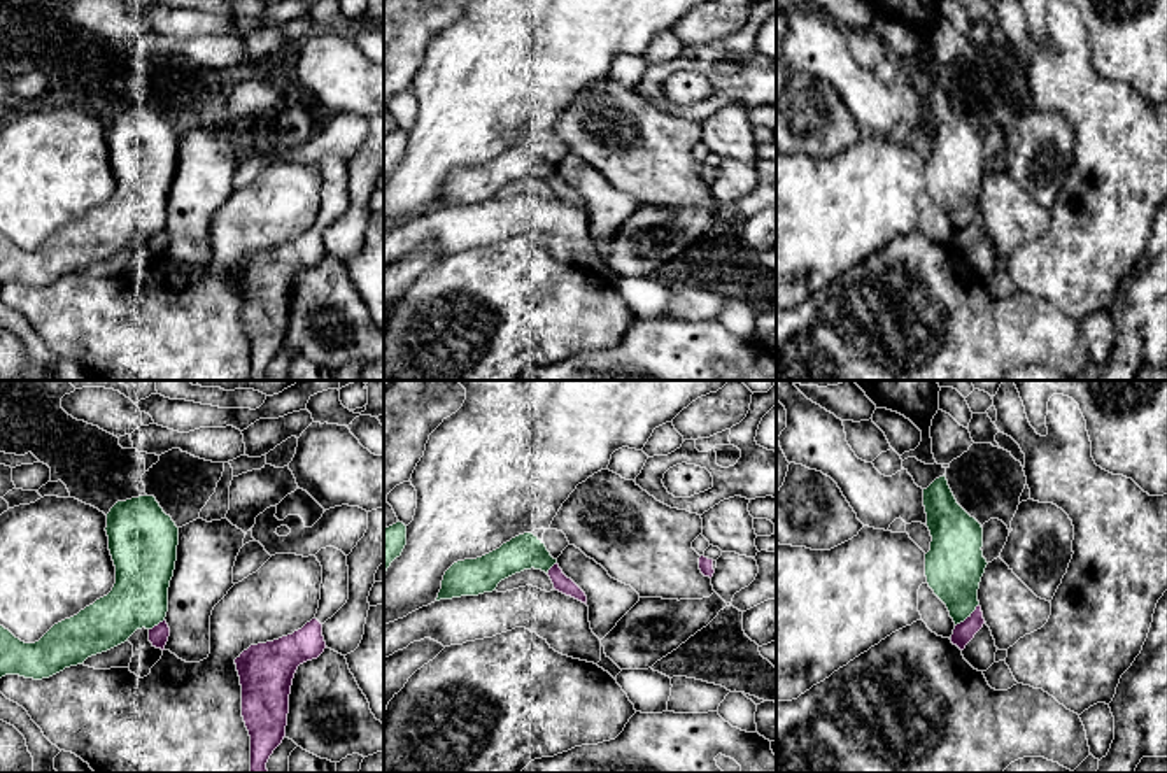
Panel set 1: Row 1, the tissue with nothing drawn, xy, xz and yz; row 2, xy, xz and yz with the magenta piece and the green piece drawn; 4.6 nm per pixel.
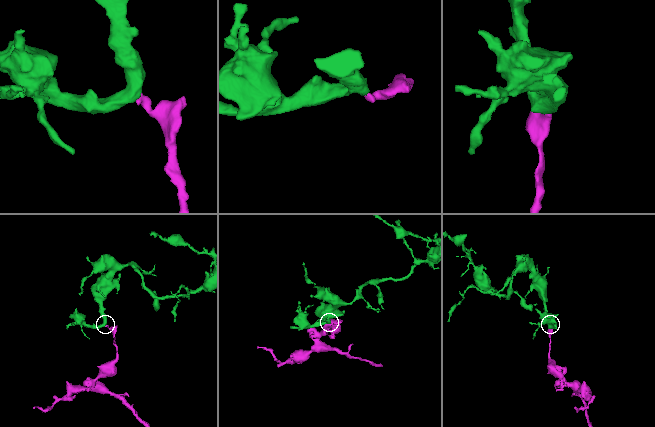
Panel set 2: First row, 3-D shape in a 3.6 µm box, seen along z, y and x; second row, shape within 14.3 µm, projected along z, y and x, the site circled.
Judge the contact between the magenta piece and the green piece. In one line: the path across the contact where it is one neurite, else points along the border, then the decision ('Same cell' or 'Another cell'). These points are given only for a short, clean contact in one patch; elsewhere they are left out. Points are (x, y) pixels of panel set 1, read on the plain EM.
Another cell

